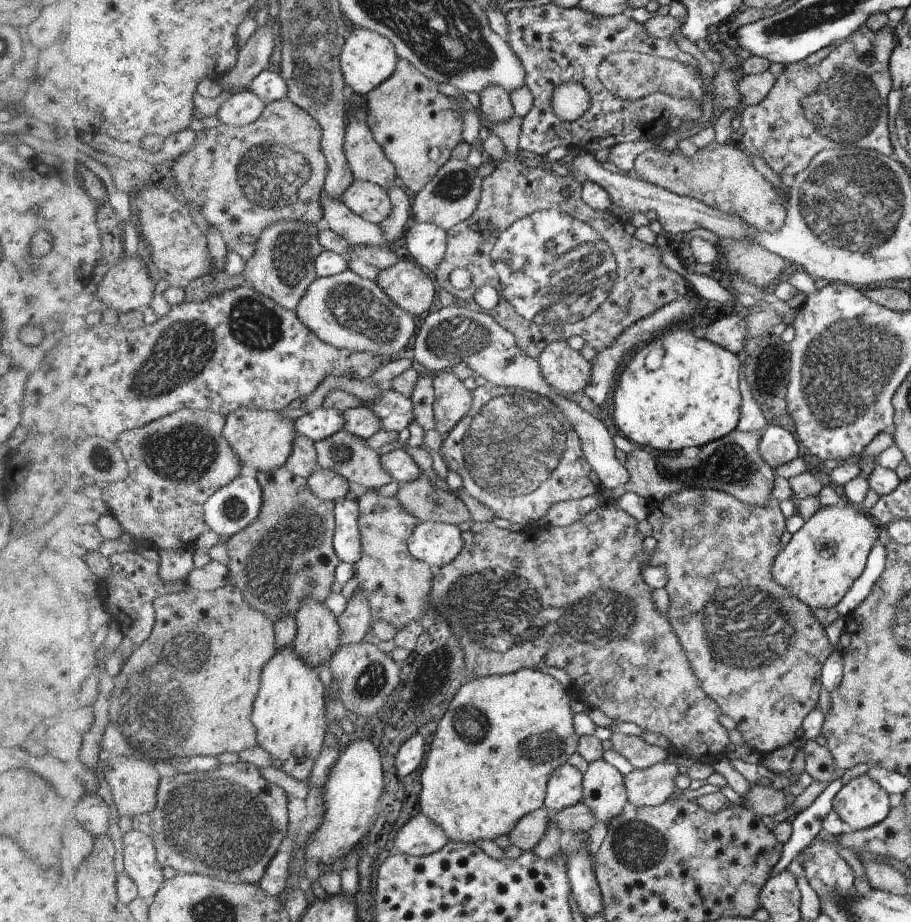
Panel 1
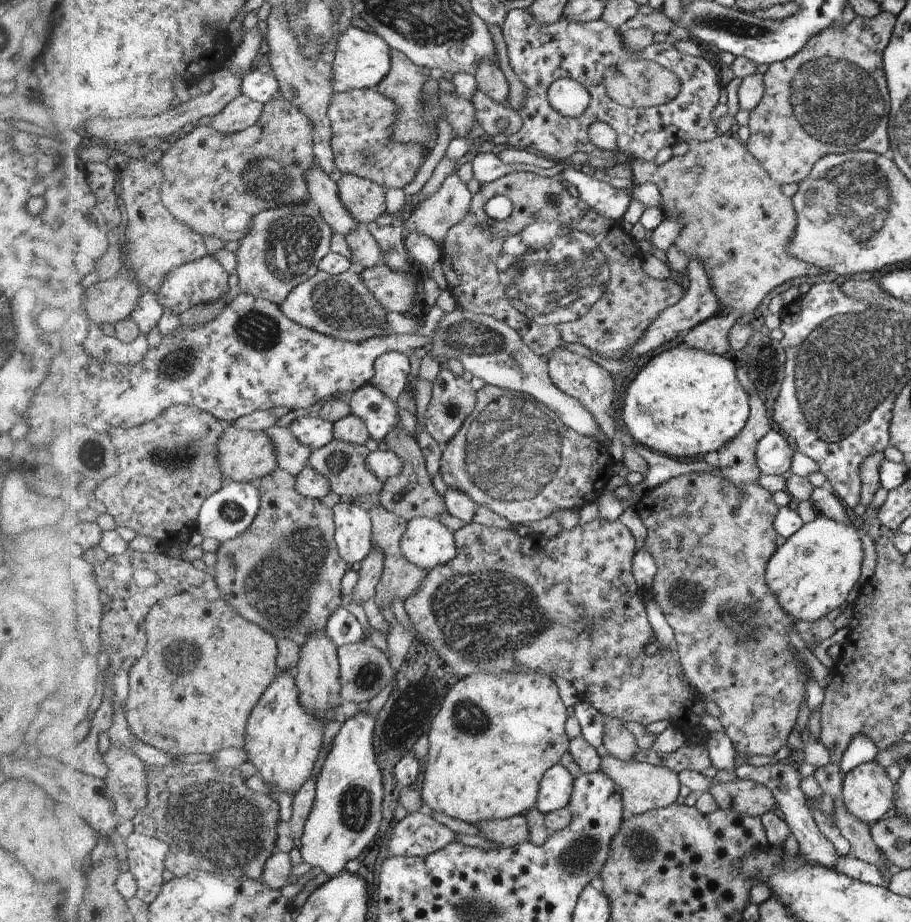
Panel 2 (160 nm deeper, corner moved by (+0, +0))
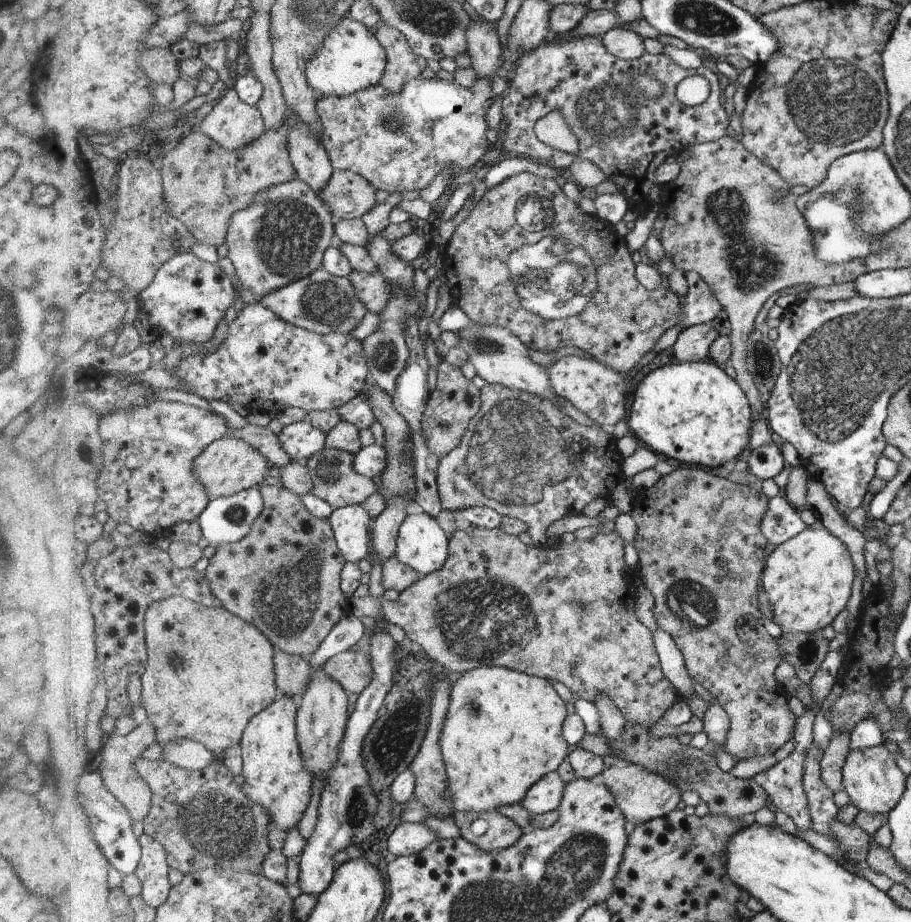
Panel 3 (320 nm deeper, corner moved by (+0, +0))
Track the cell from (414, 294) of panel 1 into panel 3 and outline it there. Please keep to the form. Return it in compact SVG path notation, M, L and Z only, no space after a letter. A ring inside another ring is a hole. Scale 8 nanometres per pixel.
M352 271L347 279L352 282L352 292L366 304L368 311L379 314L391 297L390 282L381 274L370 274L365 271Z

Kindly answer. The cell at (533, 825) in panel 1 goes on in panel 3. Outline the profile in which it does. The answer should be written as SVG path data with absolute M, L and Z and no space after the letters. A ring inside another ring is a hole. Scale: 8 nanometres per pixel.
M454 811L461 837L483 851L507 849L521 838L521 827L498 811Z

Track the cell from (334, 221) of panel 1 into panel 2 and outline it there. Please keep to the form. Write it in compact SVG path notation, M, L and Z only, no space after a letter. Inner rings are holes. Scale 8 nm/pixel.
M318 164L309 170L307 180L311 194L311 202L324 217L325 221L334 229L335 233L345 236L357 227L358 222L346 210L338 196L338 187L334 176L326 174Z

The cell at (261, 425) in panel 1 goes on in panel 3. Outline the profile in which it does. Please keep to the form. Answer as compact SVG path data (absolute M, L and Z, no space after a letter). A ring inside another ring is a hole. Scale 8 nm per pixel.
M230 436L211 444L197 459L196 474L208 488L211 500L234 496L236 493L262 484L268 476L270 461L263 452L246 440Z

